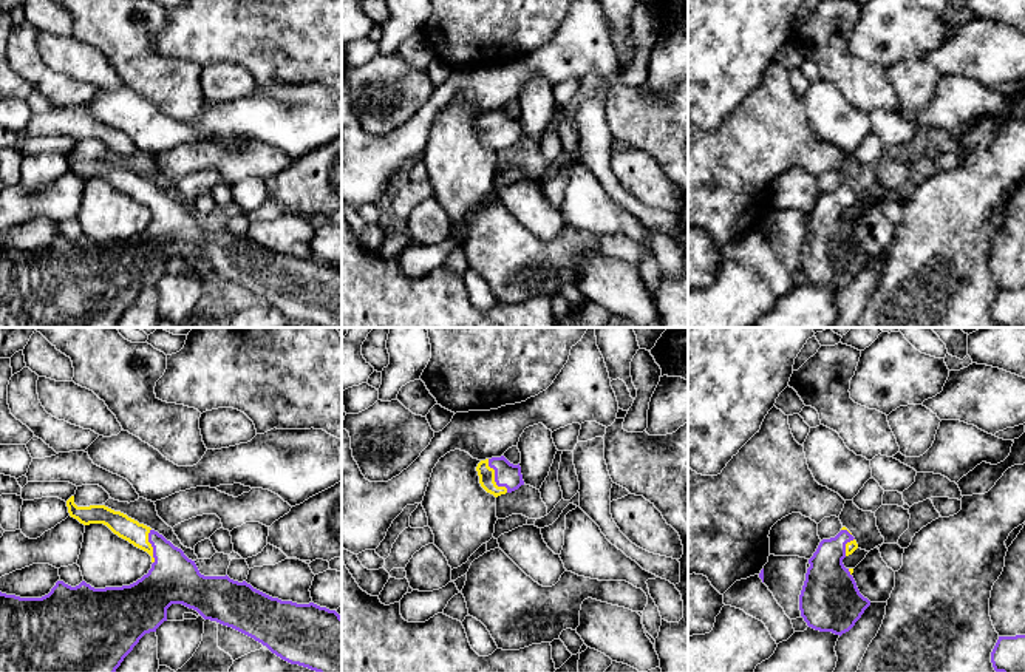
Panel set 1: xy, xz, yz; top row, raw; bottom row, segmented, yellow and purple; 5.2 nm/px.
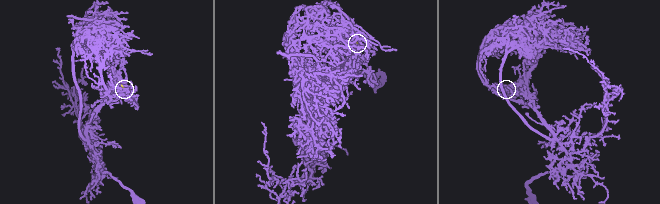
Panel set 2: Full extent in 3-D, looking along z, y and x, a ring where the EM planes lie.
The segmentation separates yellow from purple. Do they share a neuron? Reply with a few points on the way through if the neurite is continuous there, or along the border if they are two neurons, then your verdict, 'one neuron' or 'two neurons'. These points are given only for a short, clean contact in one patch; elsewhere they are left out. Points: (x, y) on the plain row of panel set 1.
across xz (486, 128), (493, 132), (507, 128) | one neuron

